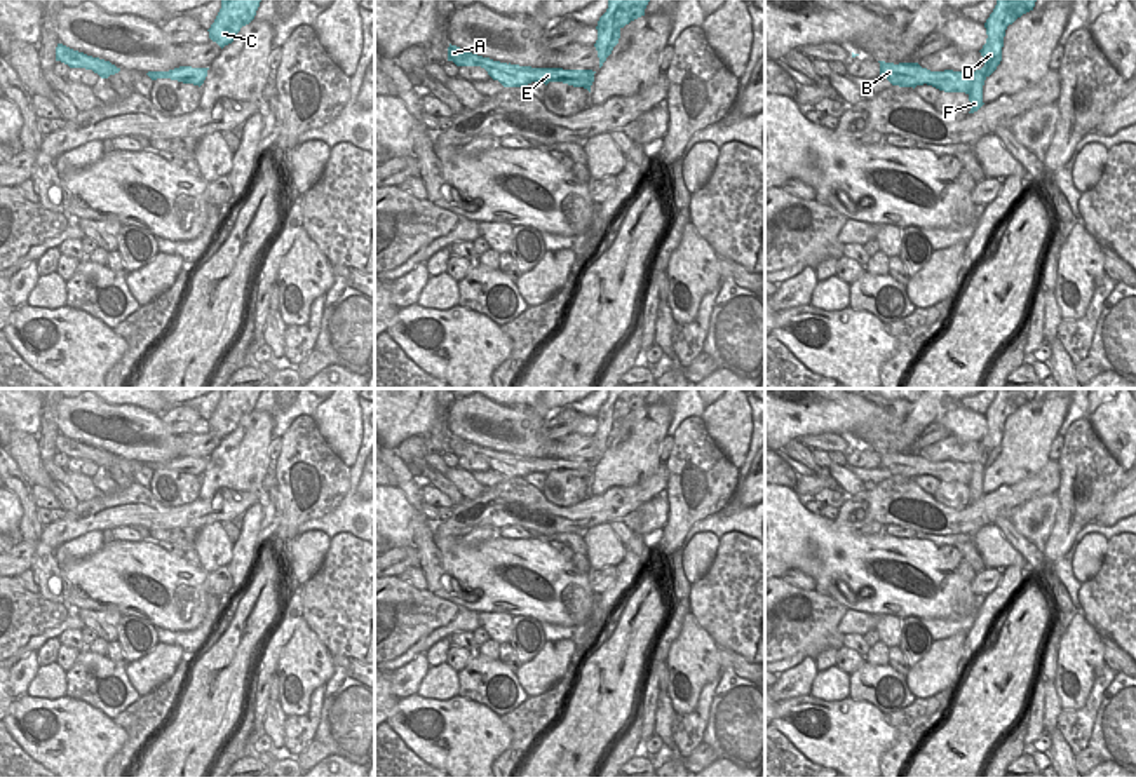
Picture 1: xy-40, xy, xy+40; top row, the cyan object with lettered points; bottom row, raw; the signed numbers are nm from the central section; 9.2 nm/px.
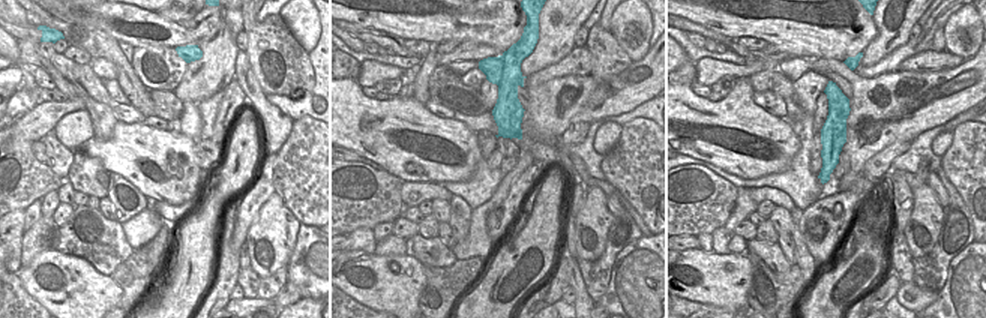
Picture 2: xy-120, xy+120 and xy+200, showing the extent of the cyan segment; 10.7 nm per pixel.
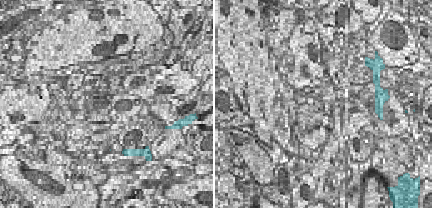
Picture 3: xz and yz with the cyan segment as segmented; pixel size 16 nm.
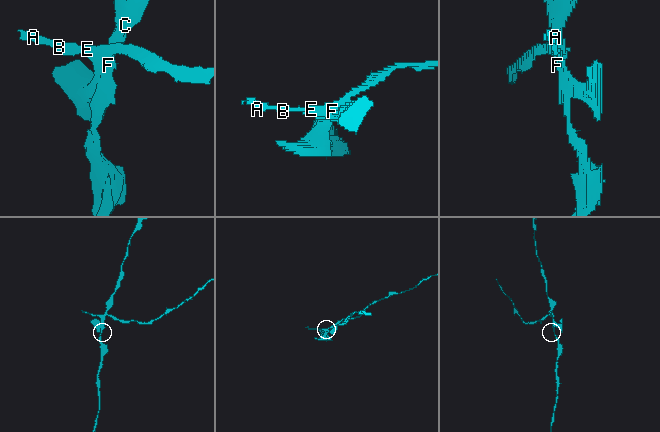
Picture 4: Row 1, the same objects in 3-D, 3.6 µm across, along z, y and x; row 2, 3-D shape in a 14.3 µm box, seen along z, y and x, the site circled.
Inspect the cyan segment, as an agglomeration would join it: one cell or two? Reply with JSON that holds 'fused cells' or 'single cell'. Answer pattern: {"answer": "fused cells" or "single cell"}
{"answer": "fused cells"}

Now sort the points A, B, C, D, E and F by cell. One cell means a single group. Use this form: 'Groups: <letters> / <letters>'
Groups: A B E / C D F.

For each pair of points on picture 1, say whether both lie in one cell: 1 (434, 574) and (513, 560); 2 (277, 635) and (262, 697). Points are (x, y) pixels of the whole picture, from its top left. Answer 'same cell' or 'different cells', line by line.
1: different cells
2: same cell

